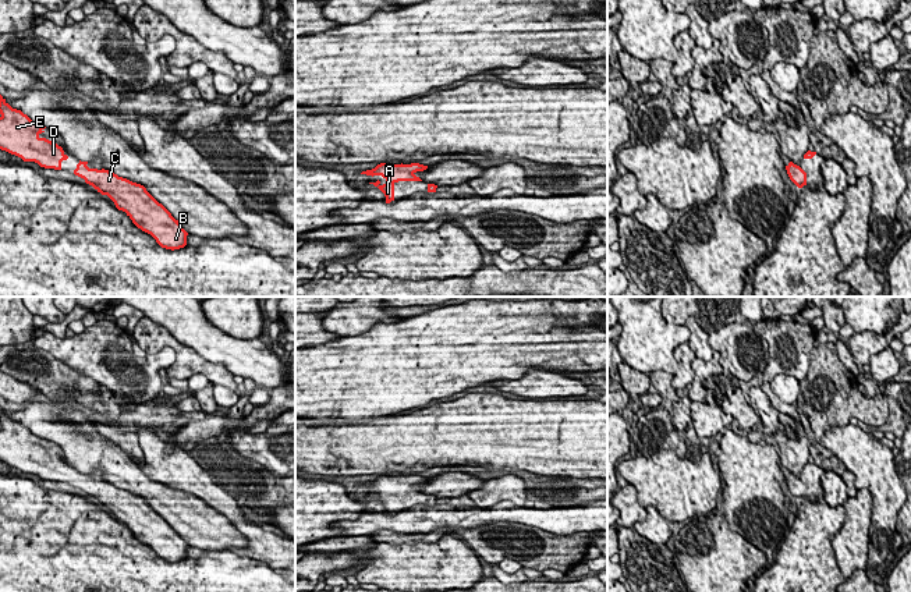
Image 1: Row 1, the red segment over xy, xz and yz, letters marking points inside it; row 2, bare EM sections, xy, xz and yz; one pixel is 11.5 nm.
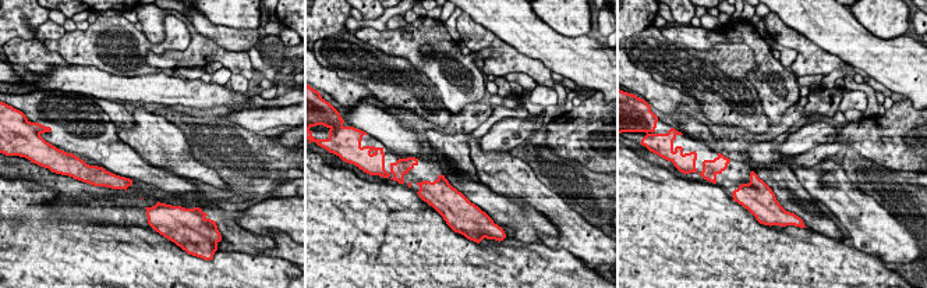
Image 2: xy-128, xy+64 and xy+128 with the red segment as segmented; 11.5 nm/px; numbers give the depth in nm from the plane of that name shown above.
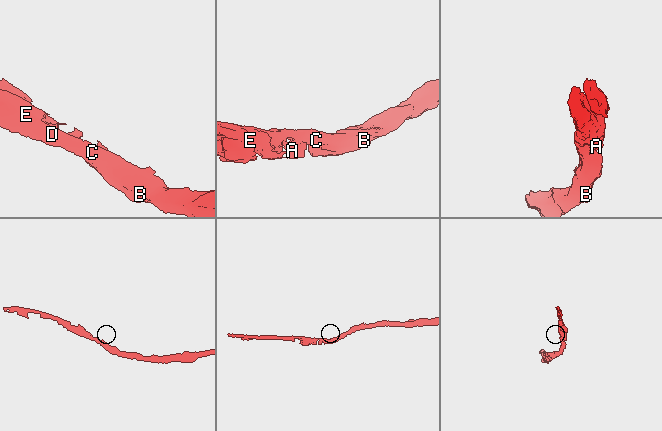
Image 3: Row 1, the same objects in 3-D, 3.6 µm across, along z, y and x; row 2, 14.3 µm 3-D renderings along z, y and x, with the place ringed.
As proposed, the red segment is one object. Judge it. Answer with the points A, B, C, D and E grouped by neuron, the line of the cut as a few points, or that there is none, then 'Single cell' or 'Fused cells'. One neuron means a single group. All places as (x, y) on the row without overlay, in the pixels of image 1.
Groups: A B C D E. No split. Single cell

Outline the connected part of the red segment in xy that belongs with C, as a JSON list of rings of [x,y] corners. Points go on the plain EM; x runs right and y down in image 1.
[[[79,472],[74,486],[102,507],[107,507],[118,522],[125,524],[132,535],[150,546],[162,560],[174,563],[187,557],[188,545],[143,497],[104,481],[89,481],[86,476],[88,474]]]

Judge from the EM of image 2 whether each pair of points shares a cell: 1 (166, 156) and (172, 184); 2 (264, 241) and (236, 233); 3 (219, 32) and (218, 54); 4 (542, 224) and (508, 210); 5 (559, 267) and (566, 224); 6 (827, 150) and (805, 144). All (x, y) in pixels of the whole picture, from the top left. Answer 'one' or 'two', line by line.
1: two
2: one
3: two
4: one
5: two
6: two

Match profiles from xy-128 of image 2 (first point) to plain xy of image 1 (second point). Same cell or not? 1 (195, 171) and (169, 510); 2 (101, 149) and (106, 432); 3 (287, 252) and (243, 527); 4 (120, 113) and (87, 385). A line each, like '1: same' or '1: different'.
1: different
2: different
3: same
4: different

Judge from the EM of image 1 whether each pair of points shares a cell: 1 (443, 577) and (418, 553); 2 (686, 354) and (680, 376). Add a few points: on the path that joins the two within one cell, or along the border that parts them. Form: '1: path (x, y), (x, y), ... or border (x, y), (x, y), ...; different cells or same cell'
1: path (438, 571), (424, 559); same cell
2: path (686, 360), (686, 371); same cell

